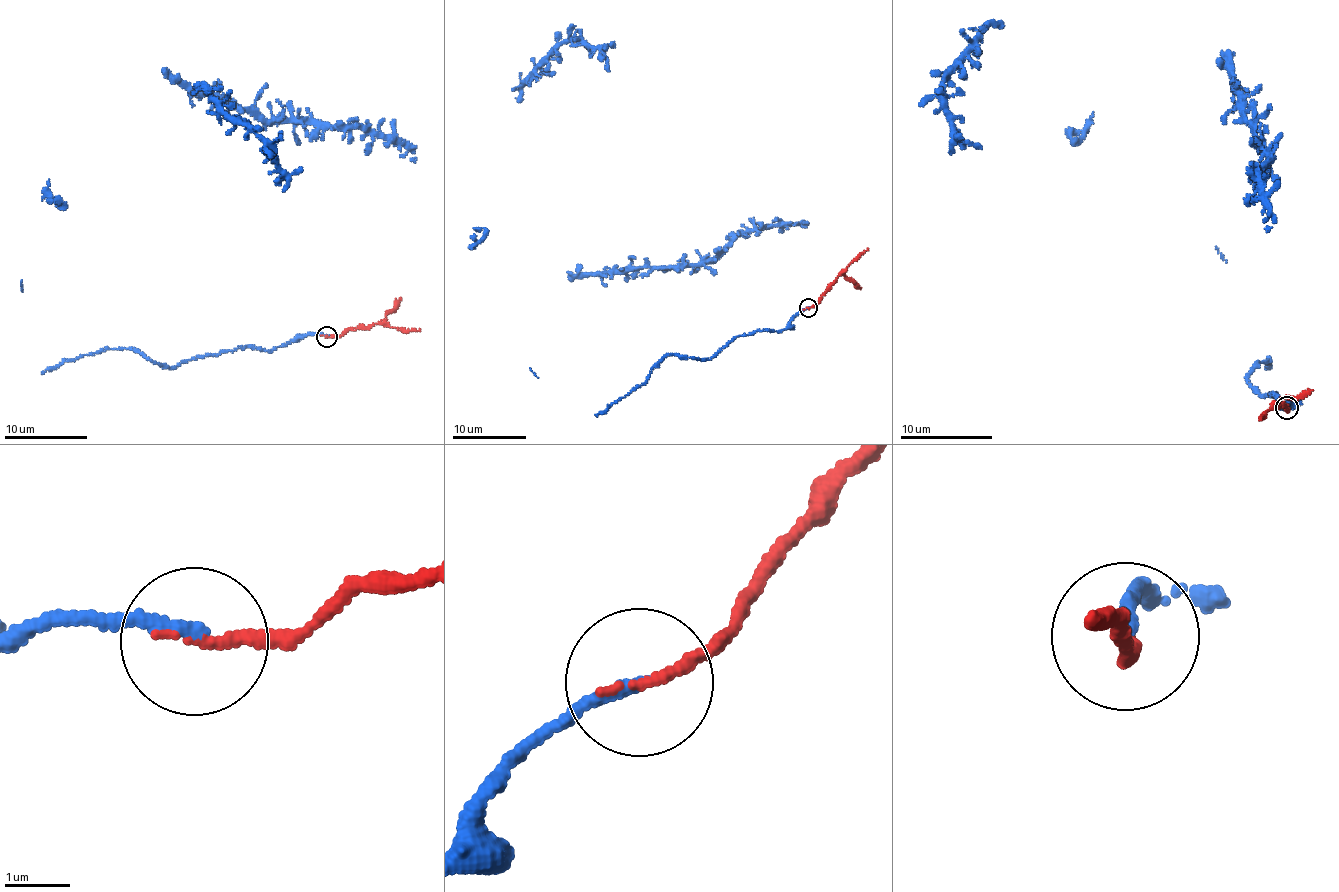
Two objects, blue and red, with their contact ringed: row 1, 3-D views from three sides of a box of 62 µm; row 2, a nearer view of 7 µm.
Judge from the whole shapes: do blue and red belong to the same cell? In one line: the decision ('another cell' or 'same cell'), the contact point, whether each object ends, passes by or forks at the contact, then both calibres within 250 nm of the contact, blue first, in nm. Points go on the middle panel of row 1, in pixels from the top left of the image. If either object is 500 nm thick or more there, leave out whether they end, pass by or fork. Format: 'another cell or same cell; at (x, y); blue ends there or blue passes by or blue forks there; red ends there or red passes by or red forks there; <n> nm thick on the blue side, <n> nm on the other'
same cell; at (808, 308); blue ends there; red ends there; 200 nm thick on the blue side, 160 nm on the other

